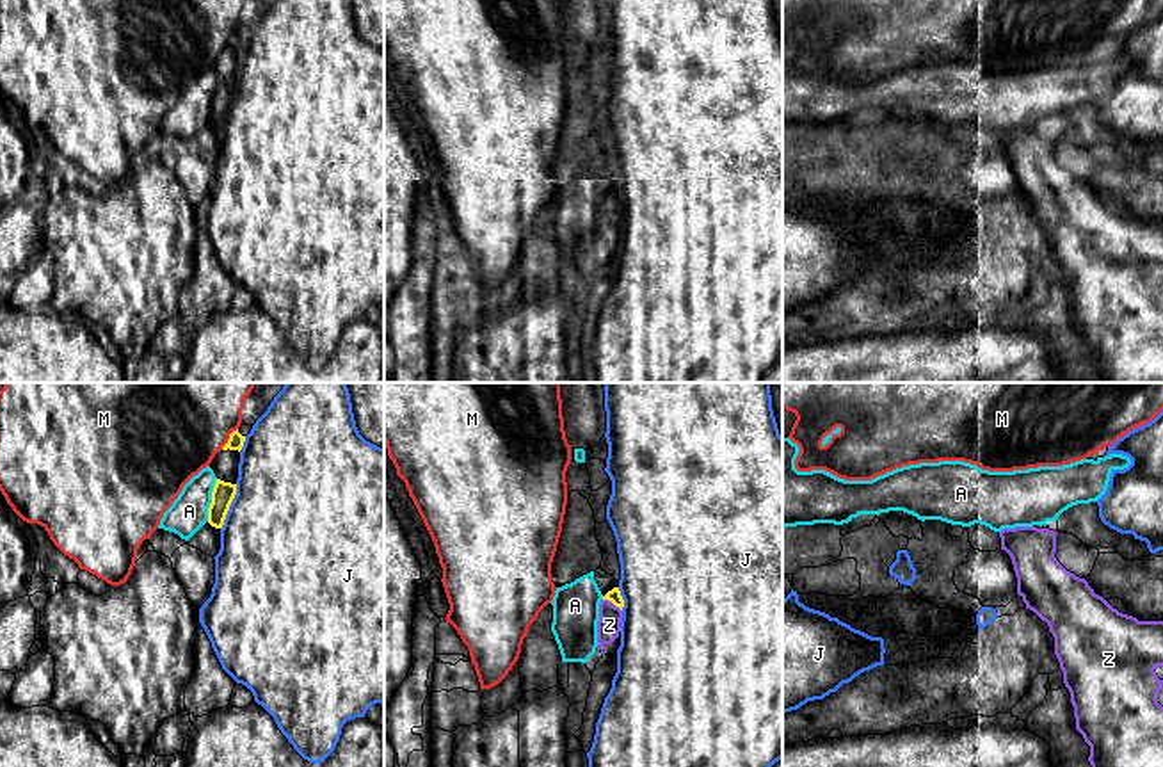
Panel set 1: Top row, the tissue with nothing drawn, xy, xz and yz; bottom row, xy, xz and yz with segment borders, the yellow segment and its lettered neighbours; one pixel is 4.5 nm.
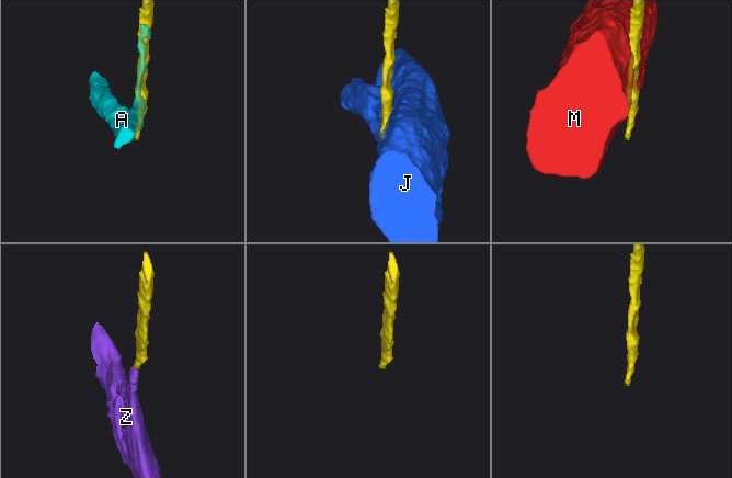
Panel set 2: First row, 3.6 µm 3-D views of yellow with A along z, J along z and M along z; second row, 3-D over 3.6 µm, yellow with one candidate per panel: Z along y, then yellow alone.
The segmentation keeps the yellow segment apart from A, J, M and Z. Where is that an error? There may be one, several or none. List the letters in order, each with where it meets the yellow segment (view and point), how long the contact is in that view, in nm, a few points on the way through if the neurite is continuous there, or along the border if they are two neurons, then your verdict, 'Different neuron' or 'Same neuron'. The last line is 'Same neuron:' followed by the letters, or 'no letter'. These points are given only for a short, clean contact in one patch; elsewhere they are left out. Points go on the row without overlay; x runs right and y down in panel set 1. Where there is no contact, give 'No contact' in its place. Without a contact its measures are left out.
A: Touches yellow at xy (212, 102). Shared border 200 nm. Different neuron
J: Touches yellow at xy (228, 109). Shared border 220 nm. Different neuron
M: Touches yellow at xy (230, 40). Shared border 130 nm. Different neuron
Z: Touches yellow at xz (612, 203). Shared border 110 nm. Same neuron
Same neuron: Z

